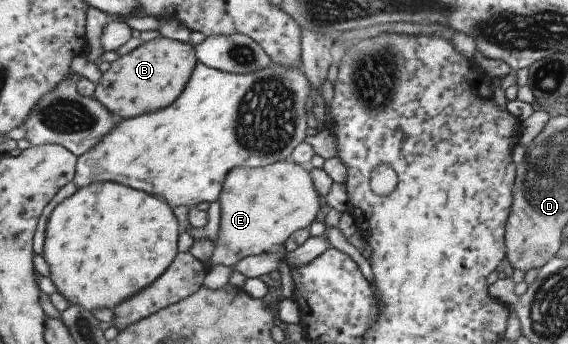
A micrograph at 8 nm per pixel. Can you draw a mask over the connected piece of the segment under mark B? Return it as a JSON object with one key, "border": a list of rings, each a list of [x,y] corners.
{"border":[[[163,36],[155,37],[110,63],[95,84],[93,98],[120,120],[164,109],[179,97],[195,63],[194,47],[190,44]]]}

